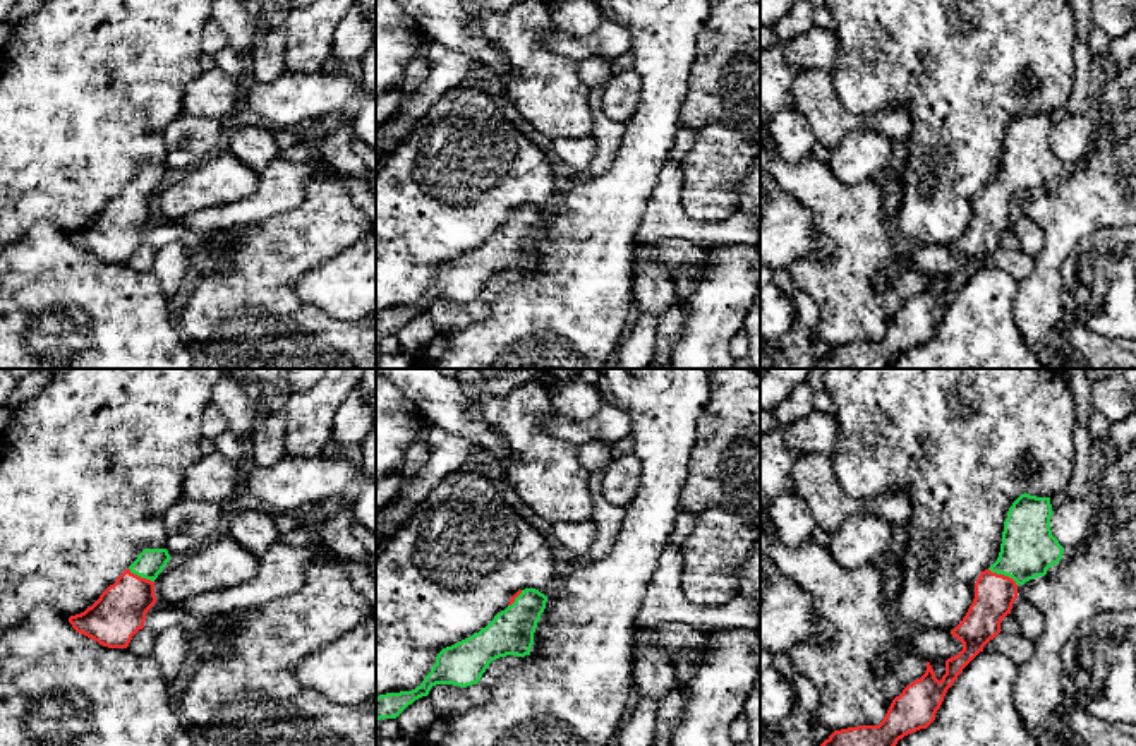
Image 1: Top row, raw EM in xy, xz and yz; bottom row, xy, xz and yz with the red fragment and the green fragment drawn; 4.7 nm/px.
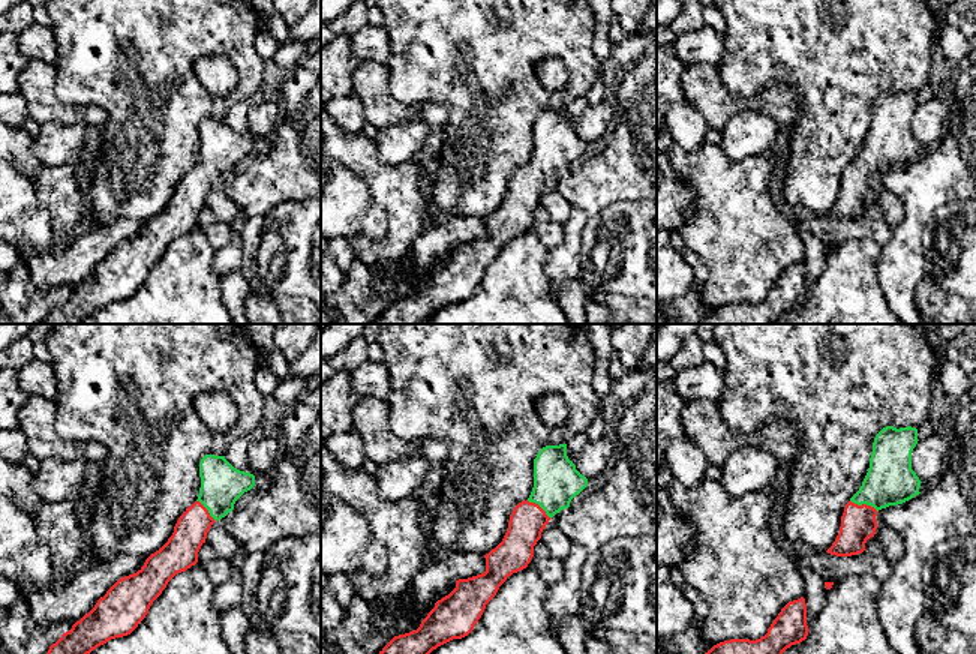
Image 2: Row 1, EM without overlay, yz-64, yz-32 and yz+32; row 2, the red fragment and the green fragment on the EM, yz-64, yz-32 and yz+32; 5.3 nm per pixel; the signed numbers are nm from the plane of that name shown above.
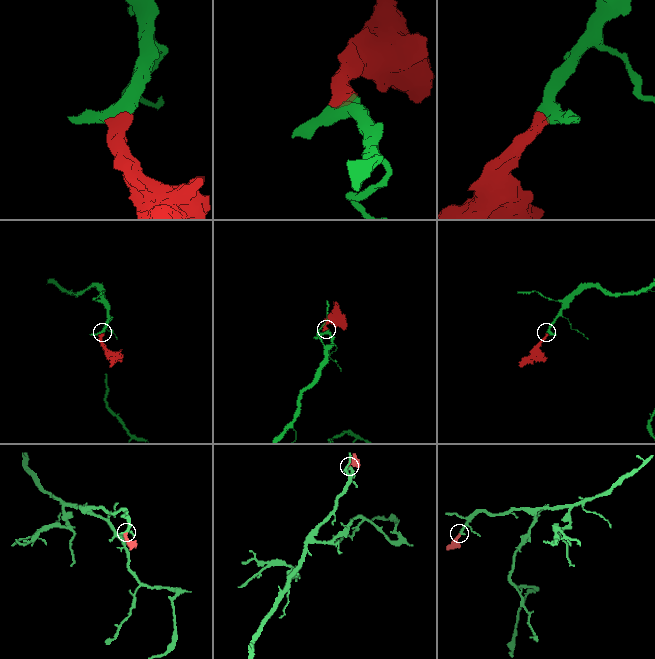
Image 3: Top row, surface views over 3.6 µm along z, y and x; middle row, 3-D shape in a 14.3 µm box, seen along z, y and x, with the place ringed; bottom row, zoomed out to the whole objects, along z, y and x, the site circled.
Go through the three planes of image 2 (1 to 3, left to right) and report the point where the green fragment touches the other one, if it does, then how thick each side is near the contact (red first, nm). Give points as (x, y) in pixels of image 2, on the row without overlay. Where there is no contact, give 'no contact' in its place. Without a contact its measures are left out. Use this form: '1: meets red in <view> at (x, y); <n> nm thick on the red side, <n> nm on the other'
1: meets red in yz-64 at (207, 174); 180 nm thick on the red side, 220 nm on the other
2: meets red in yz-32 at (538, 170); 190 nm thick on the red side, 240 nm on the other
3: meets red in yz+32 at (864, 168); 190 nm thick on the red side, 260 nm on the other

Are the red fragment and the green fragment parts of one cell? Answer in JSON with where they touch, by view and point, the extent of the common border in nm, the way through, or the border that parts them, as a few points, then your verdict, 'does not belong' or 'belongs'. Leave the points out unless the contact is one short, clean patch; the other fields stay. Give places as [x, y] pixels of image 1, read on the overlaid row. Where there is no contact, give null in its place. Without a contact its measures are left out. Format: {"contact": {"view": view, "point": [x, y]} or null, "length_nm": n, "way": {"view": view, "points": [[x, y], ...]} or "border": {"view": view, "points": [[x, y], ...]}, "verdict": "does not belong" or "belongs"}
{"contact": {"view": "yz", "point": [1003, 575]}, "length_nm": 160, "way": {"view": "yz", "points": [[994, 594], [1003, 575], [1028, 549]]}, "verdict": "belongs"}

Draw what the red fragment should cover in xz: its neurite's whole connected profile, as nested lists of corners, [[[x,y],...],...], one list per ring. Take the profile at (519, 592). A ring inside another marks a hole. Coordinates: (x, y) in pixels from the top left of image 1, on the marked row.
[[[535,588],[518,590],[505,611],[479,633],[443,648],[422,684],[412,691],[376,696],[376,720],[396,719],[415,700],[427,696],[436,684],[467,688],[477,684],[499,657],[530,655],[534,633],[547,597]]]

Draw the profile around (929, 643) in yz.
[[[916,629],[908,636],[906,647],[897,647],[885,655],[879,657],[875,662],[877,672],[884,672],[892,665],[897,665],[901,657],[906,653],[916,653],[923,660],[930,662],[932,659],[951,659],[963,650],[963,643],[946,629]]]

